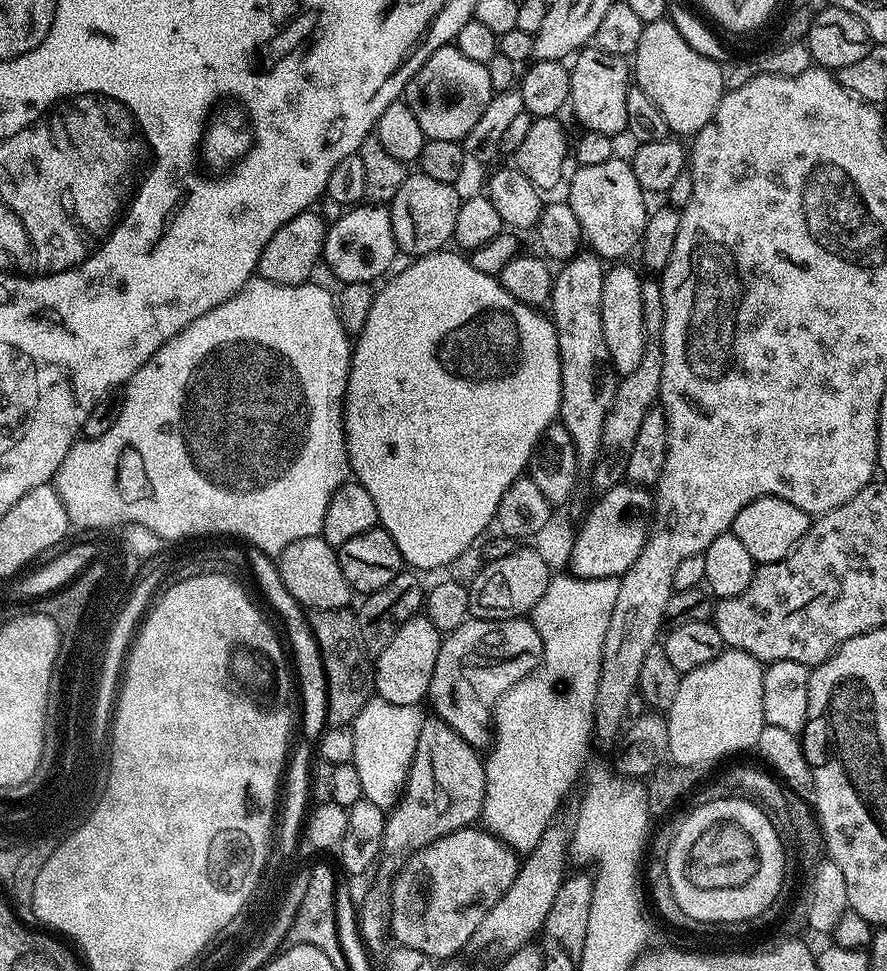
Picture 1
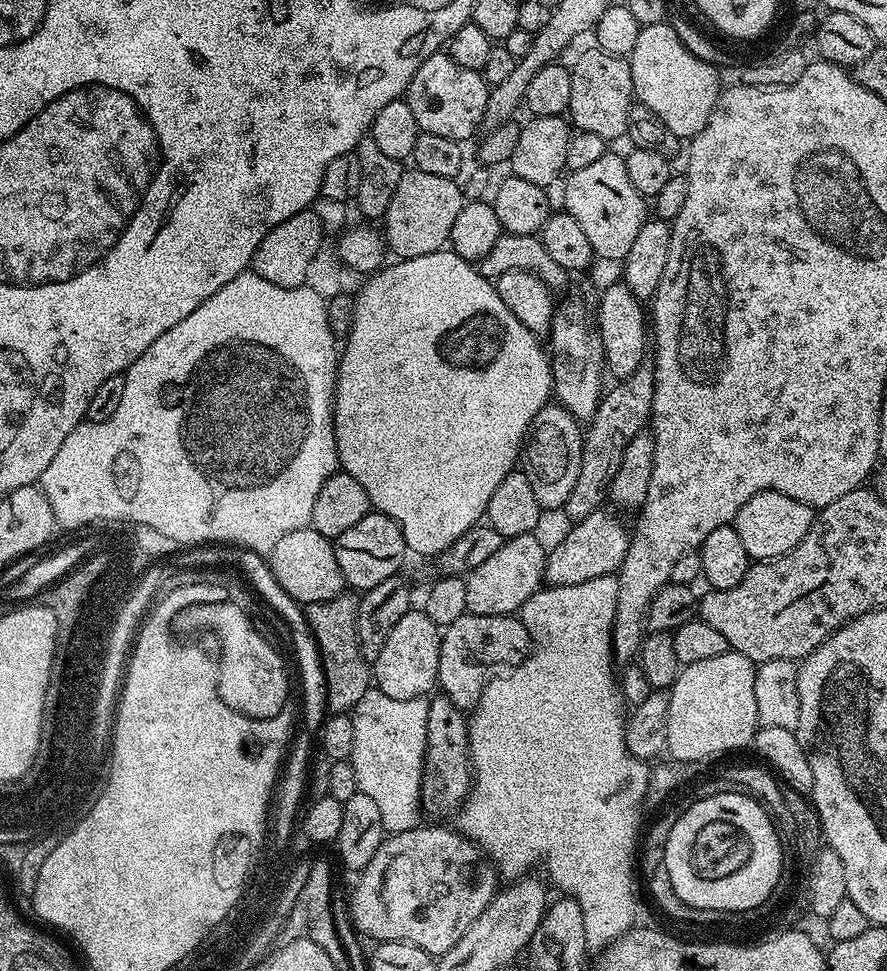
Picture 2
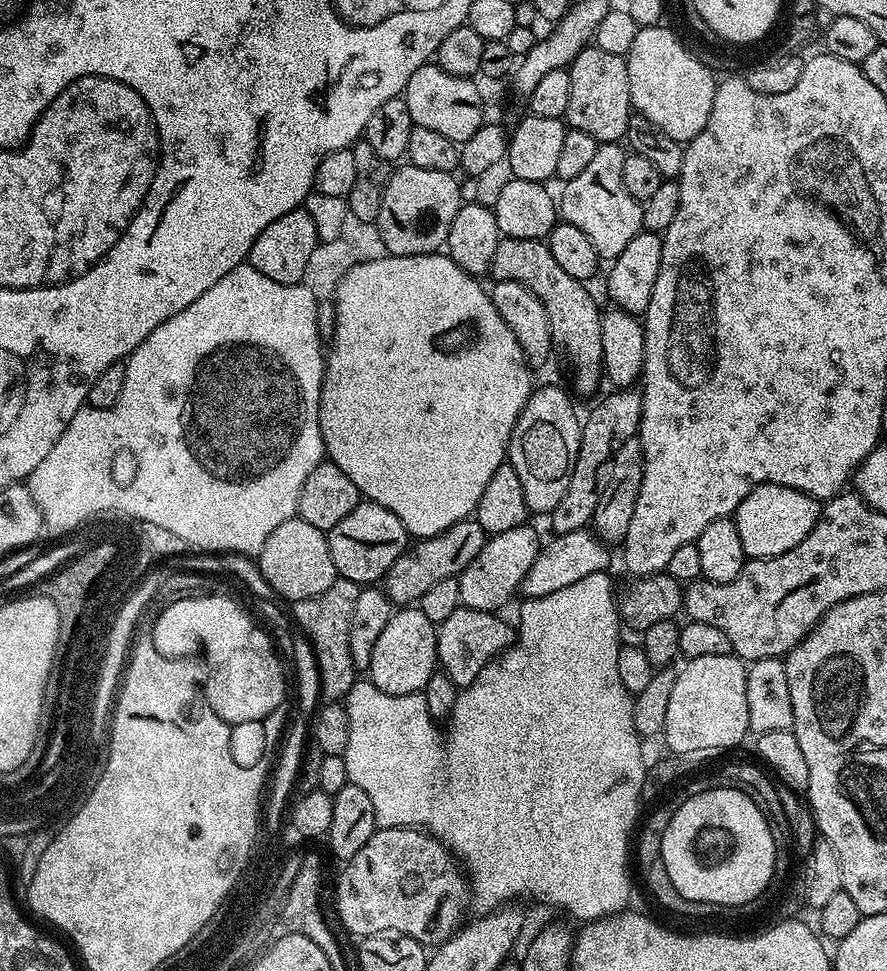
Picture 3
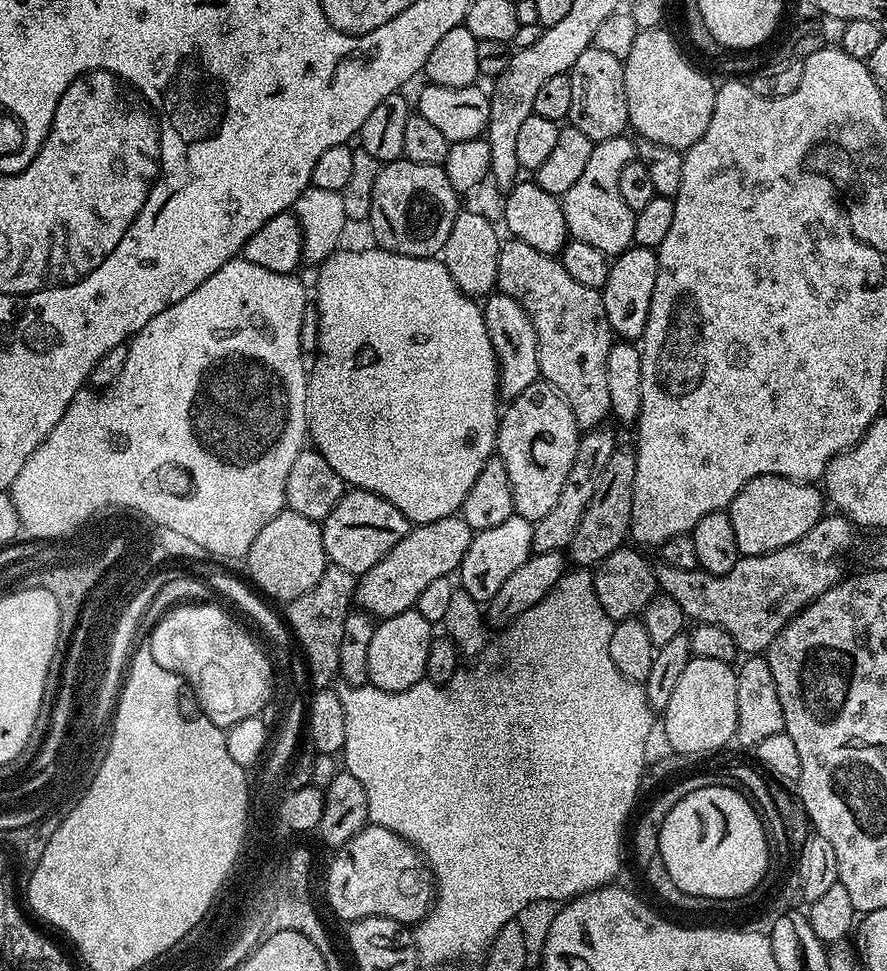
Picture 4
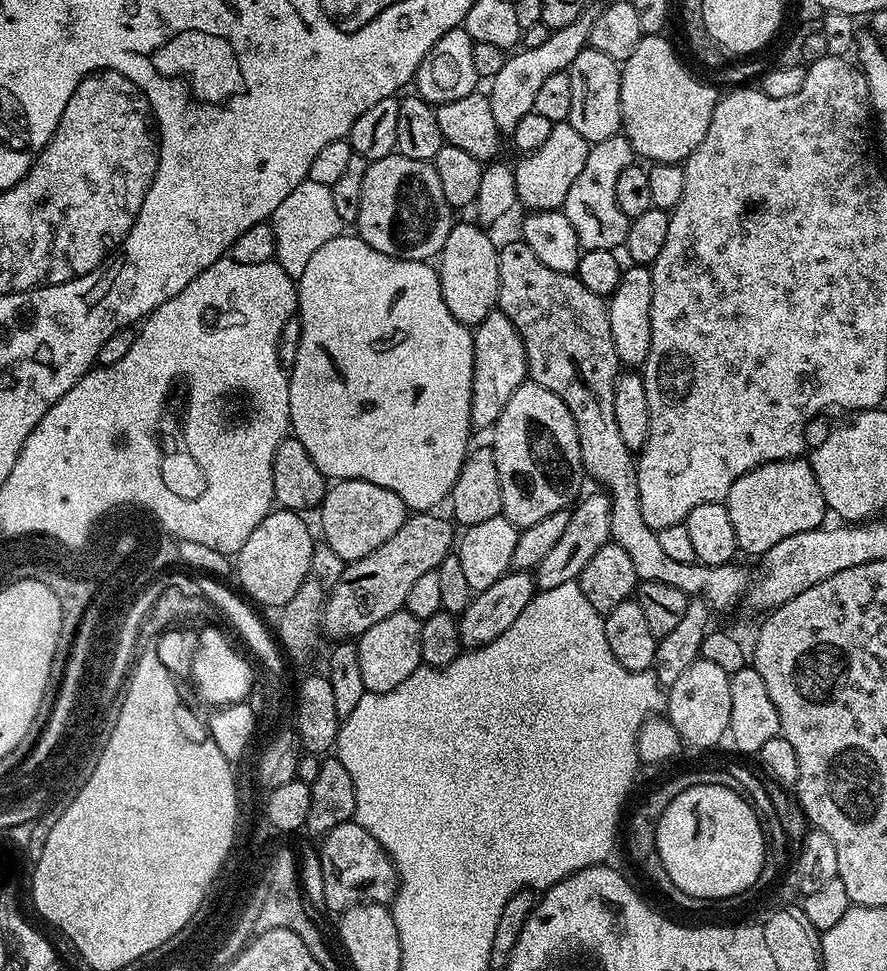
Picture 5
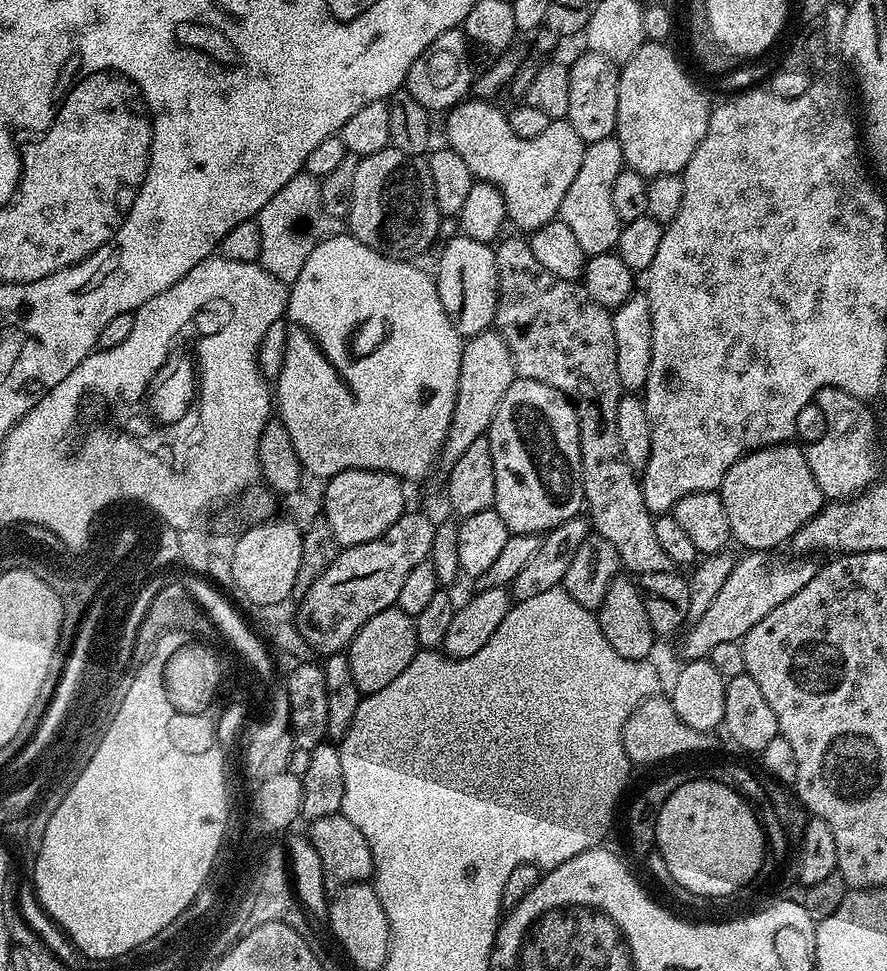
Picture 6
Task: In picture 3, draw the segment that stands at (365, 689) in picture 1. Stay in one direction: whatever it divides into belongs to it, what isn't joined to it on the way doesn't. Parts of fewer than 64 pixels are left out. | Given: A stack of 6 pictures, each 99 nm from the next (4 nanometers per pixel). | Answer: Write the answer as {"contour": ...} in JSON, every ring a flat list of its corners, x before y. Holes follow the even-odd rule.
{"contour":[[338,578,330,590,322,590,314,598,302,598,291,605,292,616,304,631,301,632,303,639,312,644,320,671,320,695,328,702,343,701,358,679,354,658,350,658,350,618,360,589,361,585]]}

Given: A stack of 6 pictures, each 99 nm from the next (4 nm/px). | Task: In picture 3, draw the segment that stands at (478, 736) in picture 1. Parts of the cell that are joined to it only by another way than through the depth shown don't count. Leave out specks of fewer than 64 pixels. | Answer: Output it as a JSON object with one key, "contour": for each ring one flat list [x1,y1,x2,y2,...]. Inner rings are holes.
{"contour":[[462,606,458,610,454,610,454,614,450,614,450,618,446,618,446,622,438,625,436,629,436,658,439,667,456,683,457,689,467,688,469,684,472,684,476,675,494,657,500,655,505,648,514,643,513,625,511,628,502,617,503,615,494,612,483,612]]}

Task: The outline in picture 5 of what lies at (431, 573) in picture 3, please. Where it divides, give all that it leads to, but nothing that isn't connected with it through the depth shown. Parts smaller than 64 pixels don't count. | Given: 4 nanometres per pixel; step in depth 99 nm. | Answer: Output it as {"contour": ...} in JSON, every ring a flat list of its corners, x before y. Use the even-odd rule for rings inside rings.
{"contour":[[431,511,409,515,378,550,370,550,364,558,345,563,343,572,324,597,324,611,318,624,325,637,333,636,331,639,336,642,359,638,374,622,382,622,382,618,390,618,390,614,404,608,406,594,410,594,414,582,422,574,436,571,453,551,453,521,447,515,436,515,440,514]]}

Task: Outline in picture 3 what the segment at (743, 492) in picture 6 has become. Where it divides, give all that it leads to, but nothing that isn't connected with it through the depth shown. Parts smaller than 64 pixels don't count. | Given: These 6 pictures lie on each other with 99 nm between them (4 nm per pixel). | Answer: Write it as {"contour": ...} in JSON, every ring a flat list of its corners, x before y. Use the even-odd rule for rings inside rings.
{"contour":[[757,484,754,490,750,490,750,494,746,494,746,498,736,507,734,513,738,538,742,538,745,557,765,560,768,556,786,554,786,550,794,550,794,546,798,546,798,542,802,542,802,538,806,538,806,534,810,534,812,527,820,521,821,507,821,501,807,496,797,488,781,484]]}

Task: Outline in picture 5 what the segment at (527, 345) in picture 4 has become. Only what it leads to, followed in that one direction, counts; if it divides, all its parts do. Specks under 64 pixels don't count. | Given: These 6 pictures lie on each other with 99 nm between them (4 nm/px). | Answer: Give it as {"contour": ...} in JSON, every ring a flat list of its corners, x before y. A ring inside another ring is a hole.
{"contour":[[494,310,486,314,482,323,475,325,472,333,474,342,474,382,472,383,472,426,473,429,491,429,496,419,506,410,510,394,525,383,528,376,526,350,514,322,504,312]]}

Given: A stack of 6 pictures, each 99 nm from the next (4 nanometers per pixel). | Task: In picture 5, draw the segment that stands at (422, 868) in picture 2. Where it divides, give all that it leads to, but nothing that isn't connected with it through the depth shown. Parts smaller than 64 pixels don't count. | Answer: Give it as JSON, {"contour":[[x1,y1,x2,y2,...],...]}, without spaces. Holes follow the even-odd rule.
{"contour":[[355,819,342,822,326,833,319,841,318,853,325,890,323,907,329,913,339,914,365,902,387,905,395,896,398,887,396,865,392,863,388,851,381,846,378,838,374,838,374,834,356,823]]}

